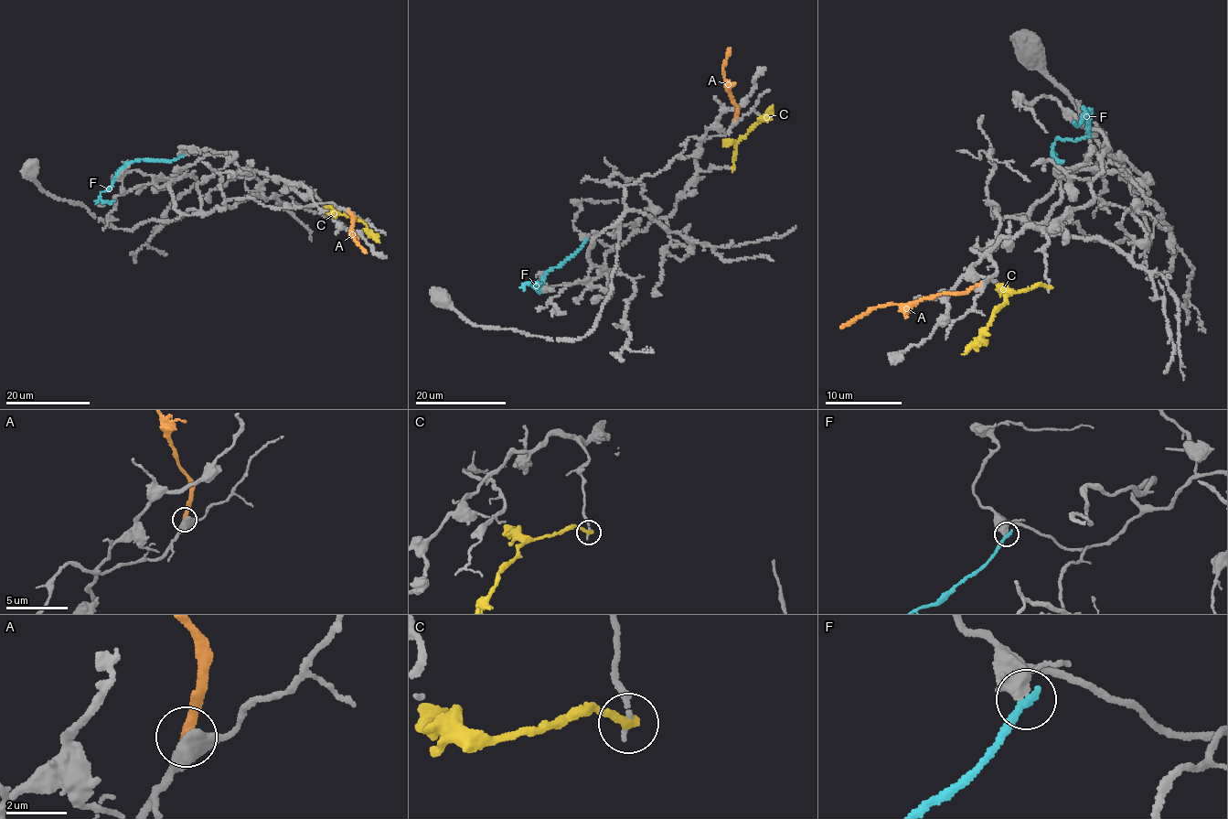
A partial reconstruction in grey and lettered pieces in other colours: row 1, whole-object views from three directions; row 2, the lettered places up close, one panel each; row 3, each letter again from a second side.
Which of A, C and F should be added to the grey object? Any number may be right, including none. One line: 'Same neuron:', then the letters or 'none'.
Same neuron: none

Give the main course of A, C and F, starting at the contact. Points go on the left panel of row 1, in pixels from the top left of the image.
A: (347, 210), (355, 218), (352, 231), (354, 239), (366, 253)
C: (326, 208), (329, 206), (339, 213), (357, 218), (379, 242)
F: (180, 156), (172, 161), (133, 161), (122, 167), (110, 188), (100, 195), (105, 201), (114, 200)

